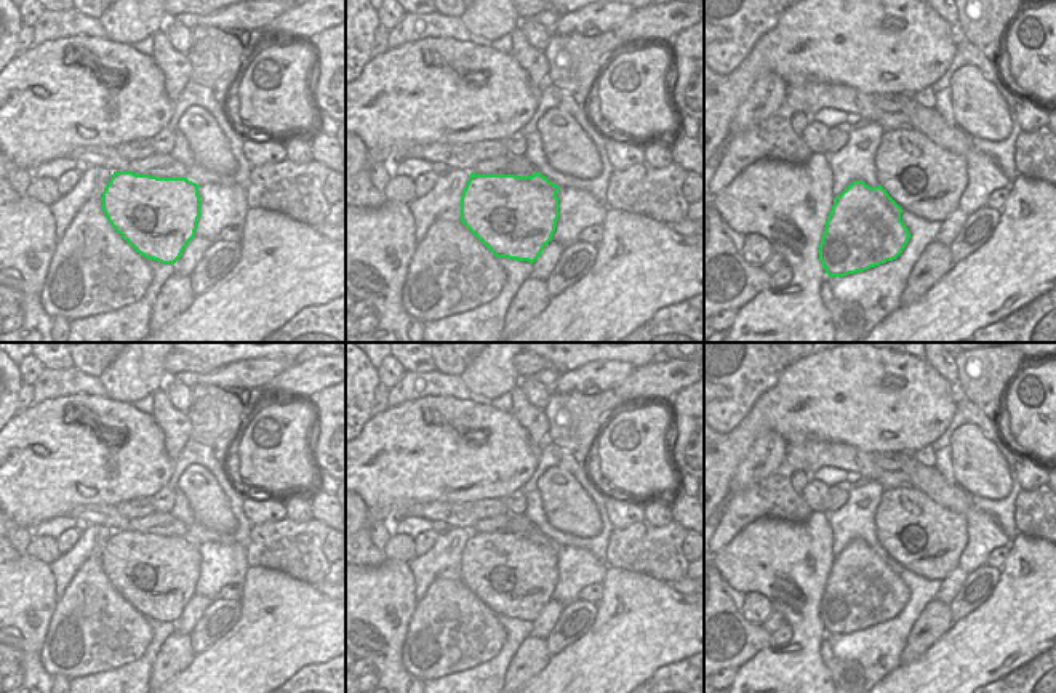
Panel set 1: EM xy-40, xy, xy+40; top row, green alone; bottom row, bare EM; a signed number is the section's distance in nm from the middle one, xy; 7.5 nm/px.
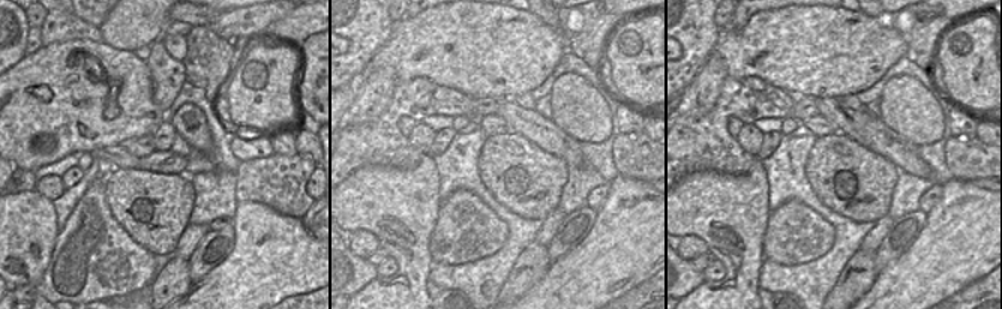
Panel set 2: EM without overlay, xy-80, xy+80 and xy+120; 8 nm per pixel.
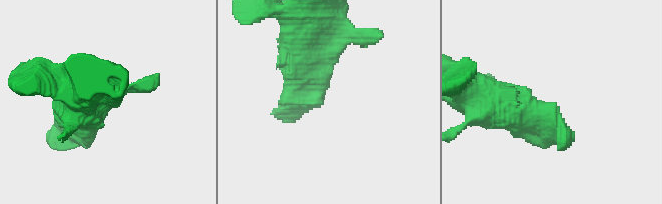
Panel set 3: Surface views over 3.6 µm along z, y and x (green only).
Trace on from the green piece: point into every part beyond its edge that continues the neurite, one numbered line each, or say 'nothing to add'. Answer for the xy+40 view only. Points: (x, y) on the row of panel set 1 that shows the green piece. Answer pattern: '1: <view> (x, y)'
1: xy+40 (925, 180)

